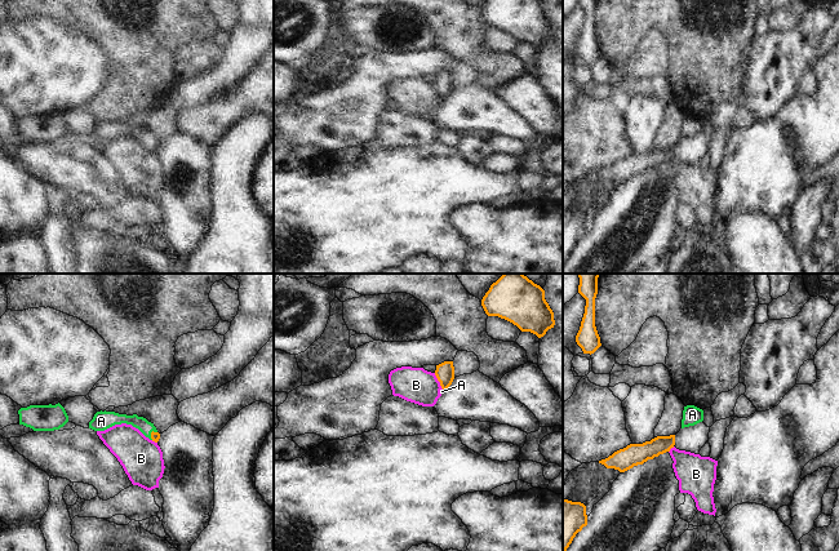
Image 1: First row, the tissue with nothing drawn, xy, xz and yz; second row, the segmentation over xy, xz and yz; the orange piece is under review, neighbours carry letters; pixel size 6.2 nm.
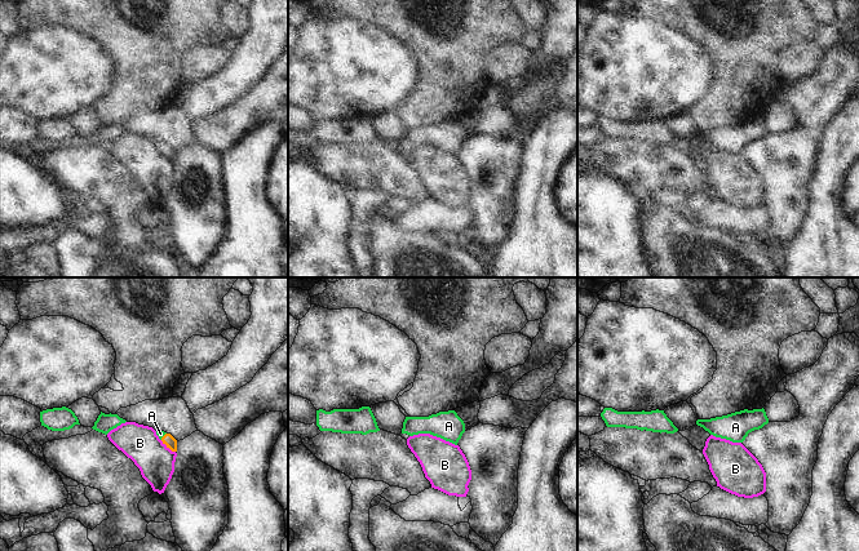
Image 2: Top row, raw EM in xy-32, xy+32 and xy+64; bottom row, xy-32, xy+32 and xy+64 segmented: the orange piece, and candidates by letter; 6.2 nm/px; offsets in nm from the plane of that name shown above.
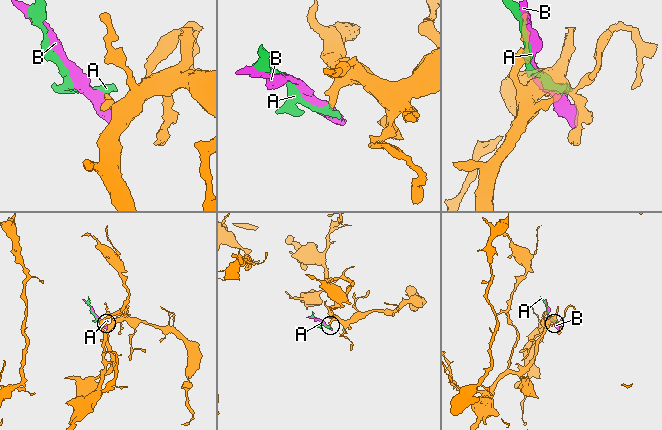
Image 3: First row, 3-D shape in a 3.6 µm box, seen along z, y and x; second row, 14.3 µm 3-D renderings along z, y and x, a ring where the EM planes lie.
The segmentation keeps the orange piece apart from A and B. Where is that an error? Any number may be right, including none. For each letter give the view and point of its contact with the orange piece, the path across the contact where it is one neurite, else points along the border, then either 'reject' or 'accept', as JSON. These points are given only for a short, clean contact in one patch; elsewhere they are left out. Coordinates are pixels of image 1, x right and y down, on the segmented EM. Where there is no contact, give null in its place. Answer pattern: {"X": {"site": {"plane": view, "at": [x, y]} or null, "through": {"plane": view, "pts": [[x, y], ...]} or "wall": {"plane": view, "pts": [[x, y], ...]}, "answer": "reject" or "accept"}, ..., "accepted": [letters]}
{"A": {"site": {"plane": "xy", "at": [151, 434]}, "through": {"plane": "xy", "pts": [[155, 436], [151, 434], [146, 427]]}, "answer": "accept"}, "B": {"site": {"plane": "xz", "at": [439, 381]}, "wall": {"plane": "xz", "pts": [[434, 373], [443, 390]]}, "answer": "reject"}, "accepted": ["A"]}

